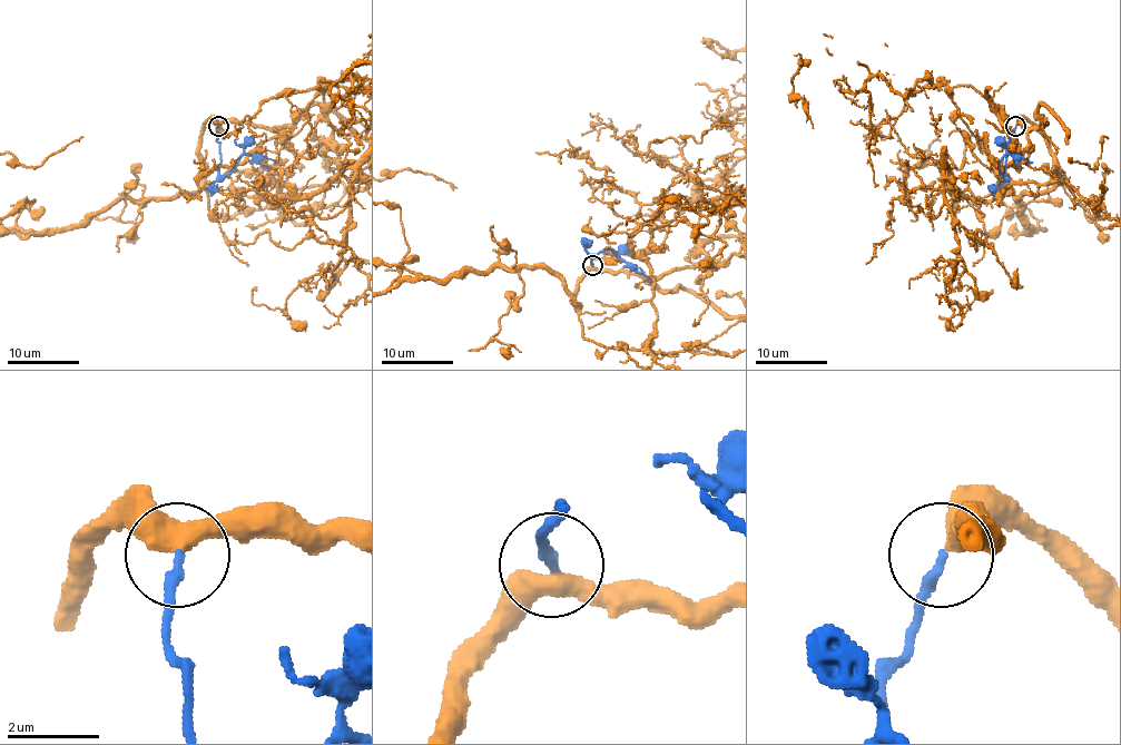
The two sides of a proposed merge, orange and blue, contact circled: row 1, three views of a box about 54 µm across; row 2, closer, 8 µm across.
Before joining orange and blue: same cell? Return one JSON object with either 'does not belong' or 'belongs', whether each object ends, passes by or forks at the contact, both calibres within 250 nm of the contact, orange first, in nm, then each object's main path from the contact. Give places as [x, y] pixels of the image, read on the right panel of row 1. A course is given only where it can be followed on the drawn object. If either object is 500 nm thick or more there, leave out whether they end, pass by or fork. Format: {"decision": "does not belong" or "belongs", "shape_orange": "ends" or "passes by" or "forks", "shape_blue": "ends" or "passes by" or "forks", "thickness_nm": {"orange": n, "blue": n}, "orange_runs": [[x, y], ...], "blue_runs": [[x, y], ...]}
{"decision": "belongs", "shape_orange": "passes by", "shape_blue": "ends", "thickness_nm": {"orange": 440, "blue": 240}, "blue_runs": [[1016, 126], [1008, 144], [1003, 176], [1000, 170], [1000, 162], [1008, 155], [1020, 155], [1032, 164]]}

